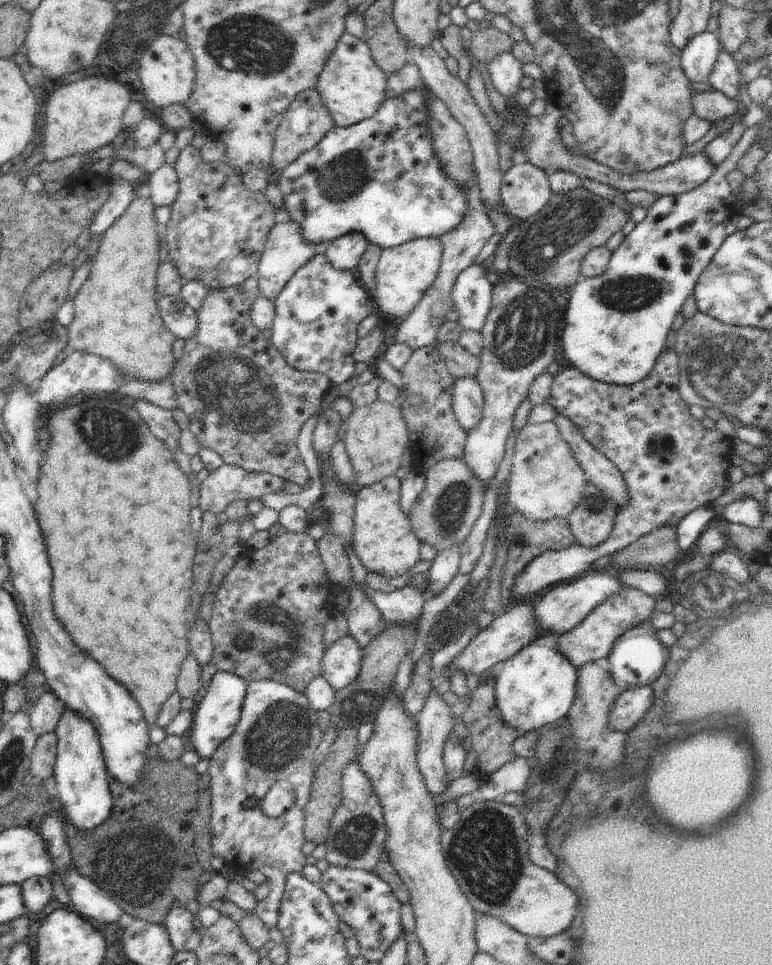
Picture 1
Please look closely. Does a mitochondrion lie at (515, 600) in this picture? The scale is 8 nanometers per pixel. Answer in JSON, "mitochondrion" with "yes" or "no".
{"mitochondrion":"no"}

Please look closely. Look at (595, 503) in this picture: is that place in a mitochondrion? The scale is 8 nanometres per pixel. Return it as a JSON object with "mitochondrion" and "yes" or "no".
{"mitochondrion":"yes"}

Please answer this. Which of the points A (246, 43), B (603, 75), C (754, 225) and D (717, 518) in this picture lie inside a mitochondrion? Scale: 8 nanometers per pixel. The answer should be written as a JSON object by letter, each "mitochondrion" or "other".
{"A":"mitochondrion","B":"mitochondrion","C":"other","D":"other"}

